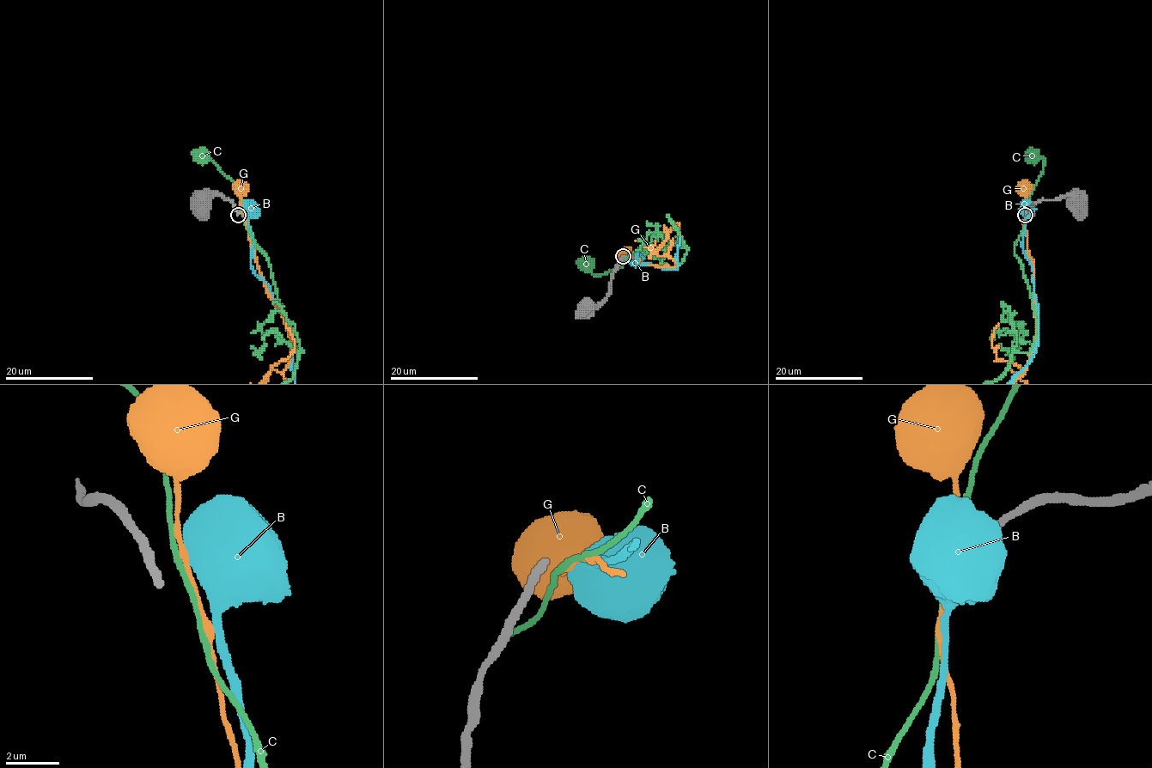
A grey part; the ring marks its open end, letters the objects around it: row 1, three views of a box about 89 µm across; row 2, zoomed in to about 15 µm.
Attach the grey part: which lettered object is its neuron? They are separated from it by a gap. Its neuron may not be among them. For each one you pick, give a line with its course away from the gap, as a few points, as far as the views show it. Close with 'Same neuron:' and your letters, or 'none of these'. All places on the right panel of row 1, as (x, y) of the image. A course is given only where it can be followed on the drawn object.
Same neuron: none of these

